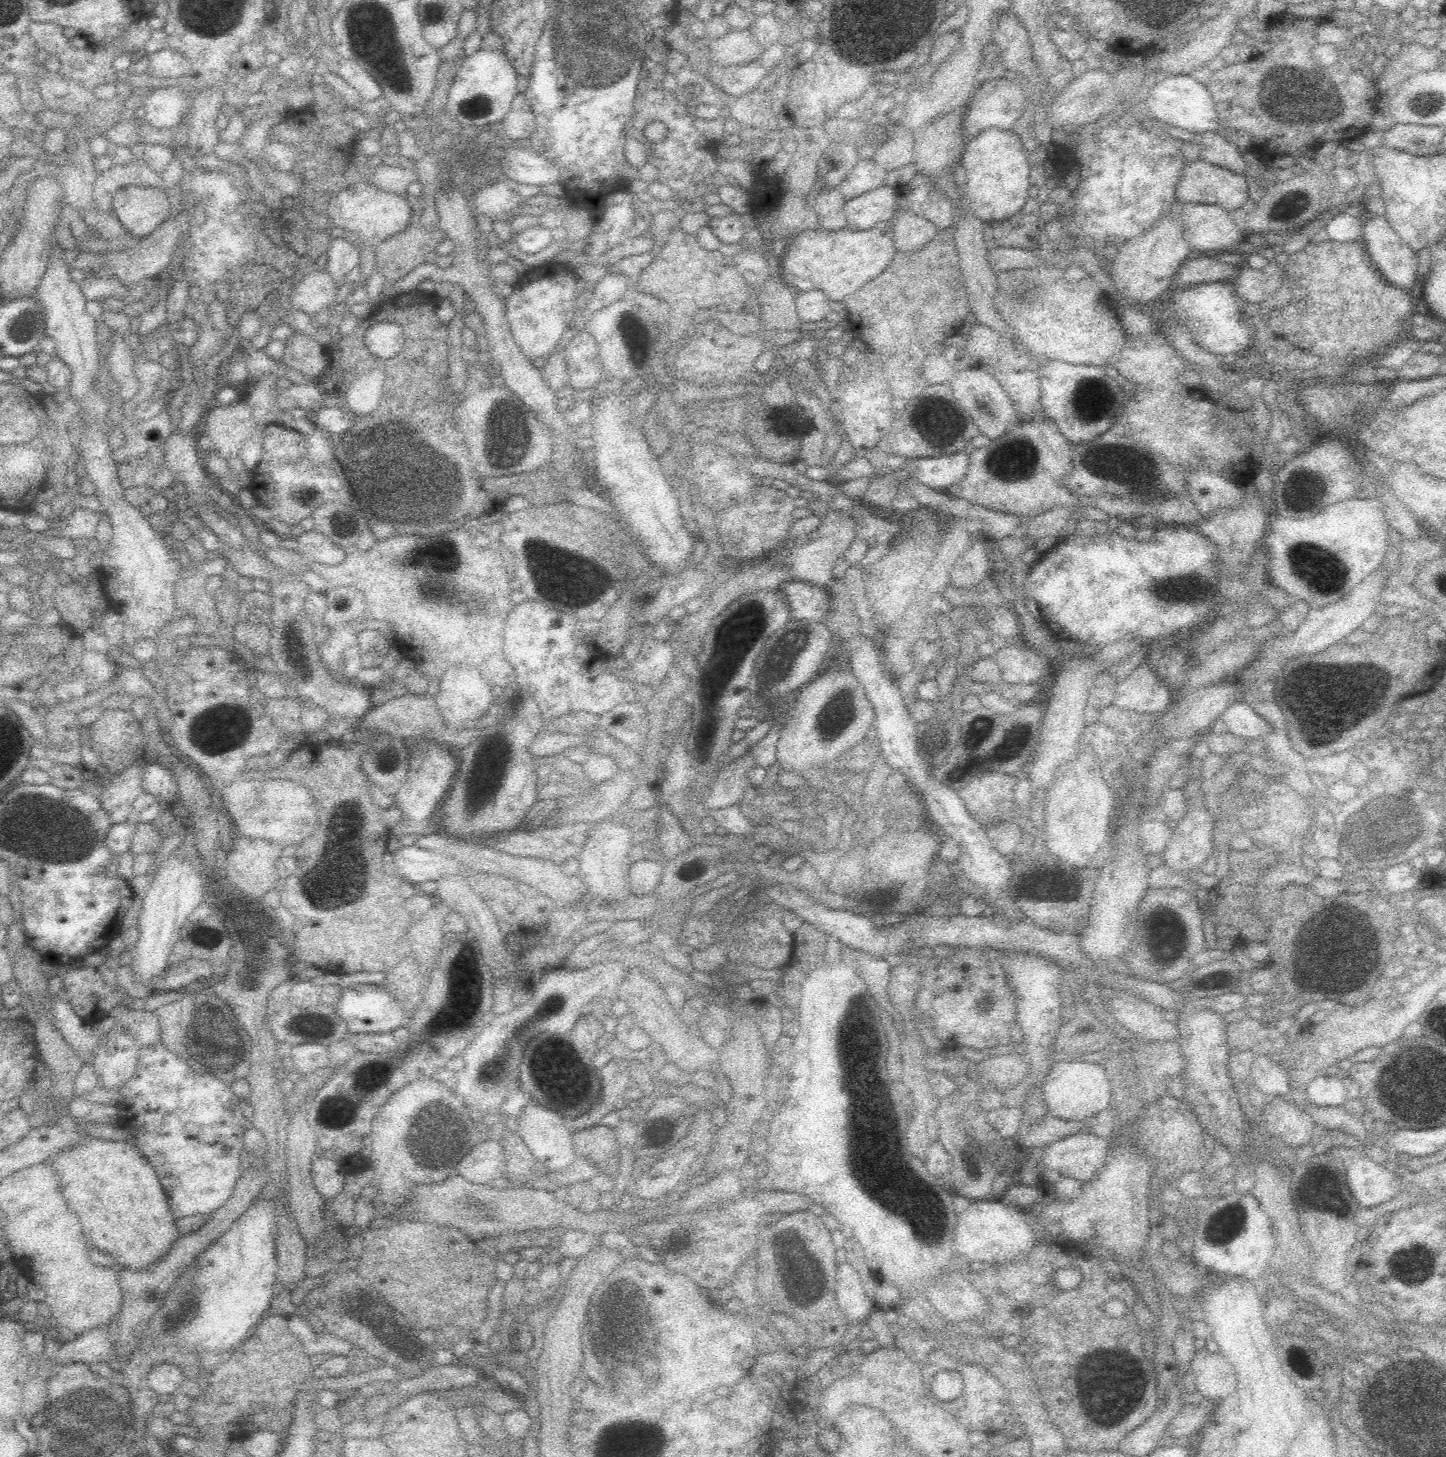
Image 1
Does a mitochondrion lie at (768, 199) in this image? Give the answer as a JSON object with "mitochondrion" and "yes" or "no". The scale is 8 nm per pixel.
{"mitochondrion":"no"}

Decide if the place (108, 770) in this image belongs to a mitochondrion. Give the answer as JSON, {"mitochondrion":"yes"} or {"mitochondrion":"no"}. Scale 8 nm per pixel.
{"mitochondrion":"no"}

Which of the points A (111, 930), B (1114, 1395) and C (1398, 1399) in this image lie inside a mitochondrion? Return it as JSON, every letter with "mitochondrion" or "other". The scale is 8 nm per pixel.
{"A":"other","B":"mitochondrion","C":"mitochondrion"}

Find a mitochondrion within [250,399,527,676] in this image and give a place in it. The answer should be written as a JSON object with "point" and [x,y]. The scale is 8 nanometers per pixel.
{"point":[385,505]}

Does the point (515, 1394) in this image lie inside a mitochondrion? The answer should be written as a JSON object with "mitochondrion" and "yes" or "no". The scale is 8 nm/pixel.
{"mitochondrion":"no"}

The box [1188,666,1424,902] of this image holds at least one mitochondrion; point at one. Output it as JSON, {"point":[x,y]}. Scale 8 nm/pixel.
{"point":[1338,715]}

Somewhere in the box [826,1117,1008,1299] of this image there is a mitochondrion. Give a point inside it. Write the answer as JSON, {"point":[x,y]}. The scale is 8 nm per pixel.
{"point":[886,1190]}

